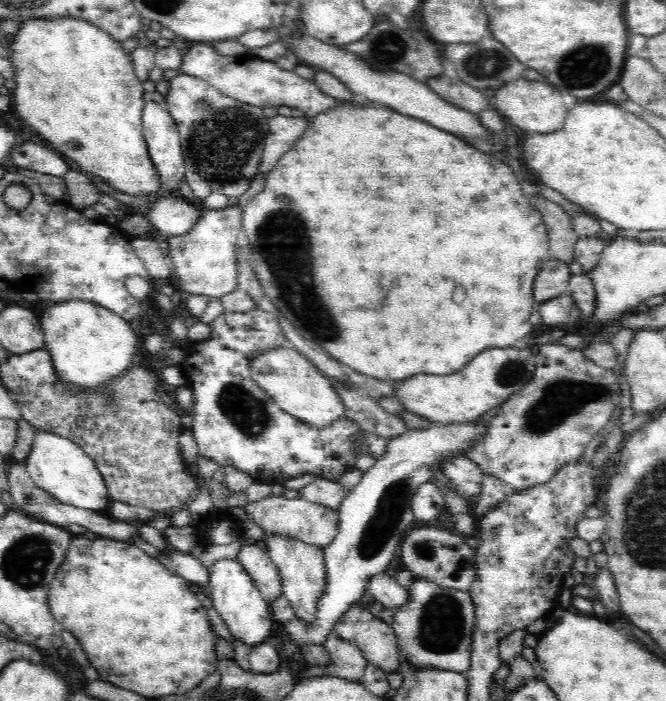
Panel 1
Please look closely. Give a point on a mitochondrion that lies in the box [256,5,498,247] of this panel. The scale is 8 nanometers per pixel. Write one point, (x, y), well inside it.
(388, 47)

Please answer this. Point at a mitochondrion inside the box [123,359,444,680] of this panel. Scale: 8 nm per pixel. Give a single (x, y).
(379, 526)

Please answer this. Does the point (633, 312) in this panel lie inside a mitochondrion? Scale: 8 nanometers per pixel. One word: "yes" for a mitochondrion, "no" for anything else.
no

